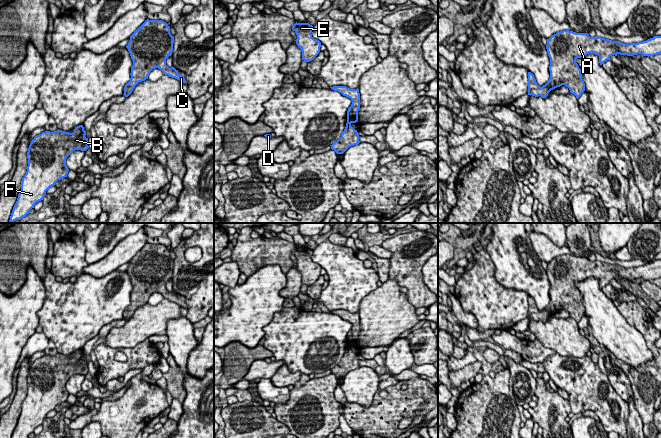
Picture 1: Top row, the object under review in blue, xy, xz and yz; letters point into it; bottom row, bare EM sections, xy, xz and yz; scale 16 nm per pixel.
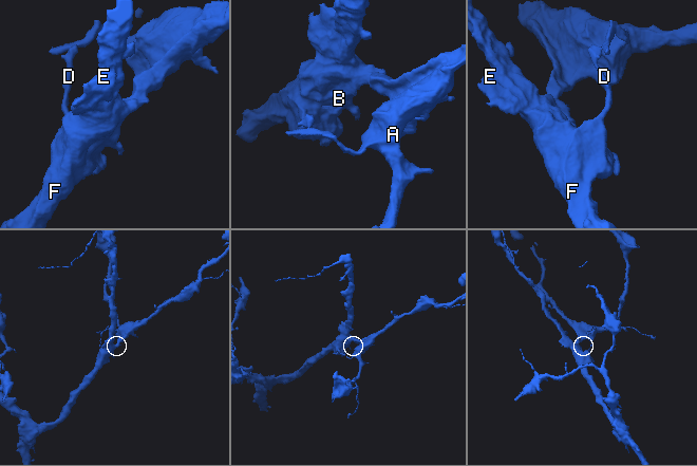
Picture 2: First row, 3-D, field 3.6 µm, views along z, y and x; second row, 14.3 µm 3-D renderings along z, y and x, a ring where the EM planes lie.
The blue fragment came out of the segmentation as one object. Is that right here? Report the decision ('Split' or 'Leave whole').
Leave whole

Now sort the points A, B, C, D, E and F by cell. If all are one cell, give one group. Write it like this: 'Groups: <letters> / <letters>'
Groups: A B C D E F

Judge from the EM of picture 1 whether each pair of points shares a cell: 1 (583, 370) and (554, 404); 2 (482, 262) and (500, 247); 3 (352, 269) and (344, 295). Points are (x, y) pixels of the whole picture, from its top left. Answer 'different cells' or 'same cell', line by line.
1: different cells
2: different cells
3: same cell

